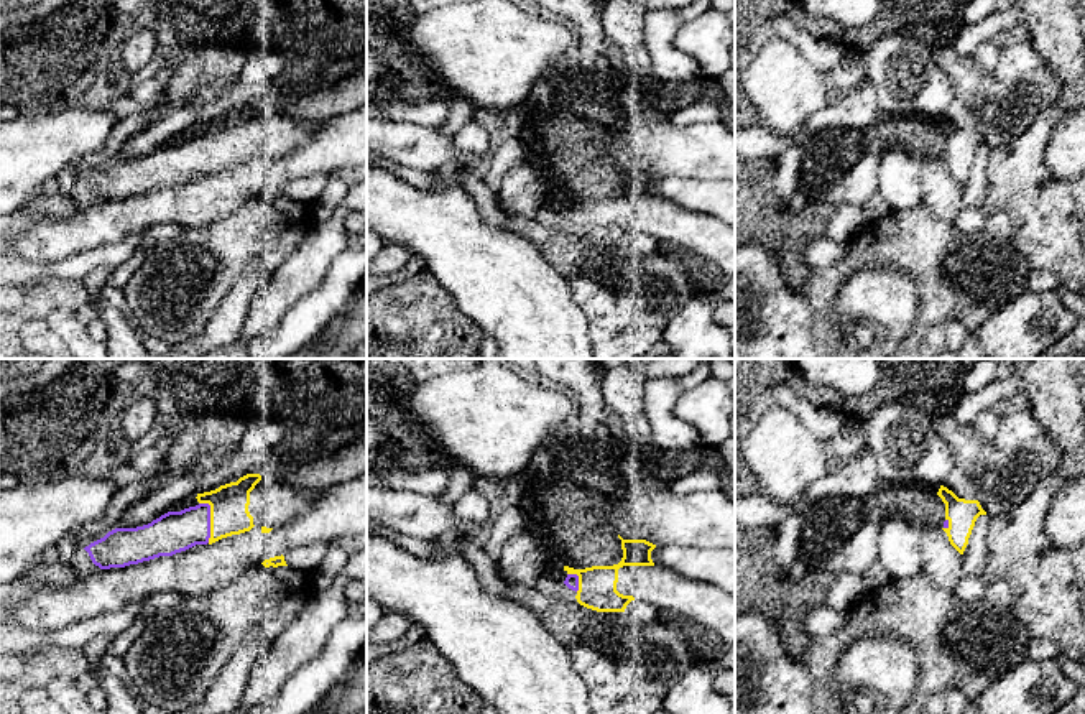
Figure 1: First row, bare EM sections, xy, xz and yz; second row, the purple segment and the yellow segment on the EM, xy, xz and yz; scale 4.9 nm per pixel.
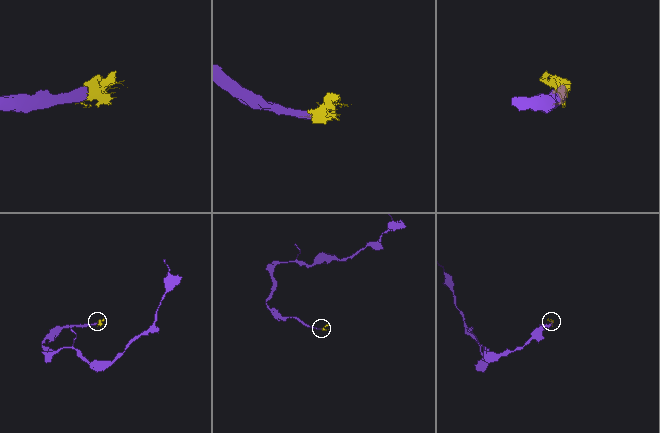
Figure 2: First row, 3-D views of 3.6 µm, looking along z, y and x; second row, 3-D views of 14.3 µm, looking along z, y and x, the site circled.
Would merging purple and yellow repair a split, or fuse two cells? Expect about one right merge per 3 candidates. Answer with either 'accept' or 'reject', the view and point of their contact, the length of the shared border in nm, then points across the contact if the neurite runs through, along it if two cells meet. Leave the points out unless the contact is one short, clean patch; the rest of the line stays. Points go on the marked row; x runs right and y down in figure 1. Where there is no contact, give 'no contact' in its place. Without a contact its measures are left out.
accept; meets purple in xy at (209, 519); contact 200 nm long; runs through xy (175, 532), (201, 525), (209, 519), (229, 504)

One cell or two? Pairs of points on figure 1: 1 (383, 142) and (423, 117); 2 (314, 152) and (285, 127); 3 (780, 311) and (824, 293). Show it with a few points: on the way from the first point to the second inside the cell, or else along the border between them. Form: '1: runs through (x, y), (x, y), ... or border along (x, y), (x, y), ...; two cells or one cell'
1: border along (385, 117), (436, 127); two cells
2: border along (323, 122), (304, 143), (273, 160); two cells
3: border along (788, 285), (811, 306); two cells

